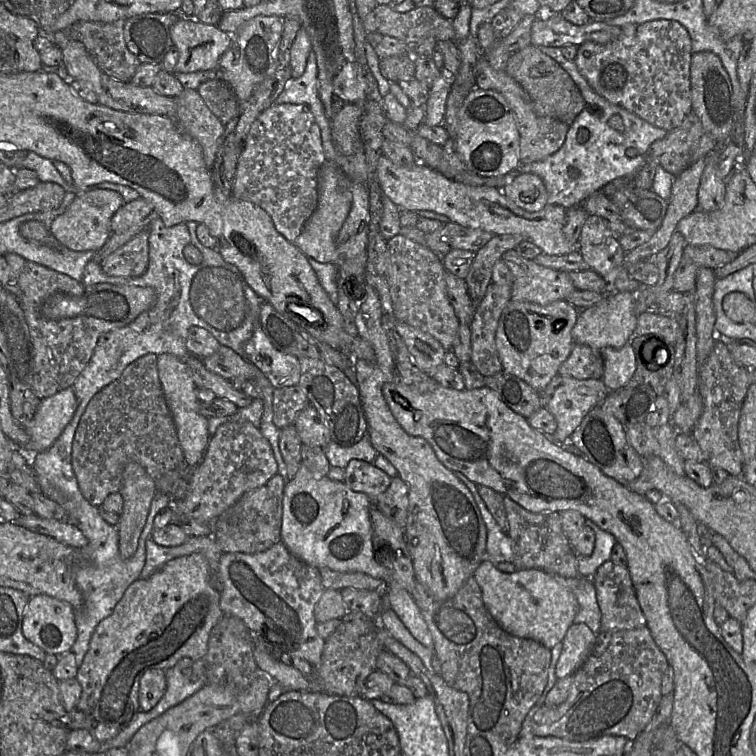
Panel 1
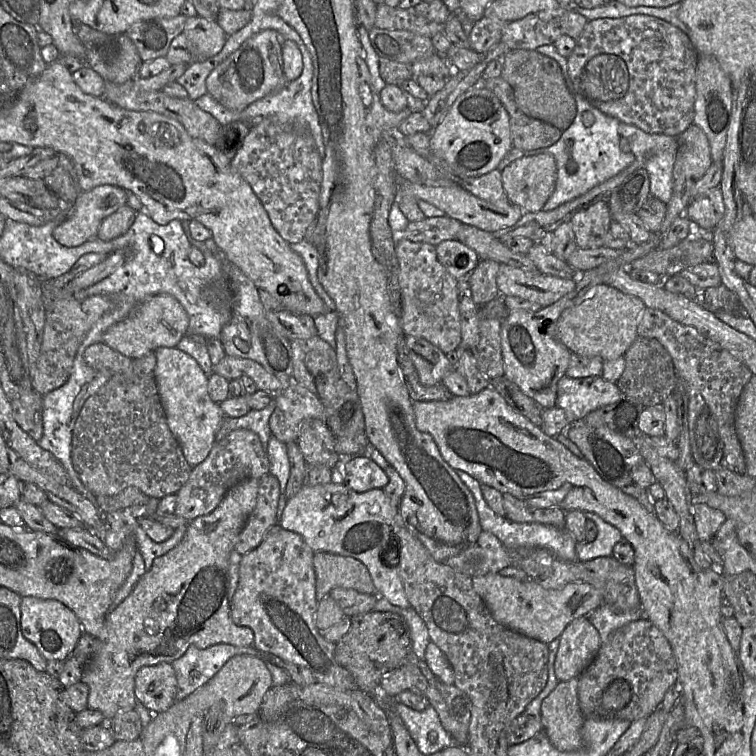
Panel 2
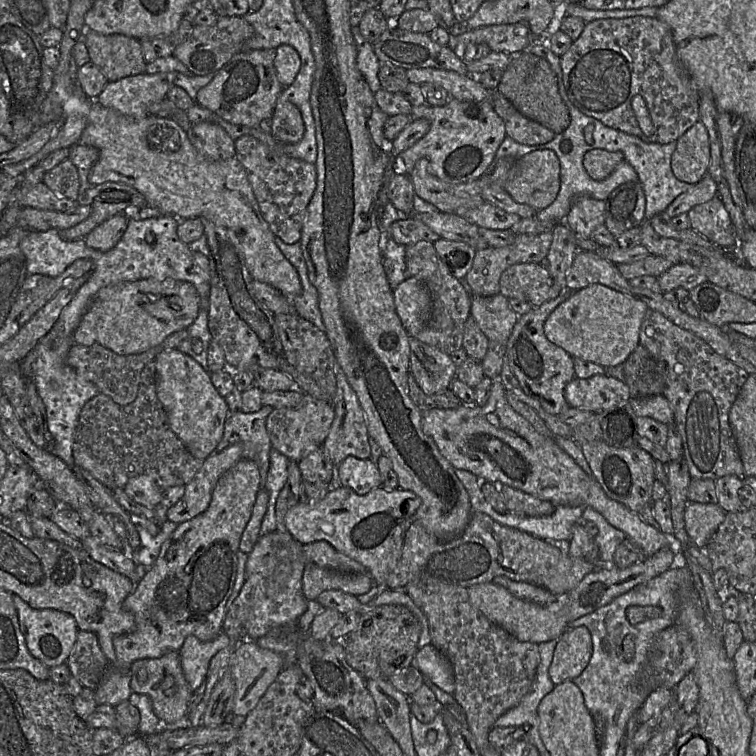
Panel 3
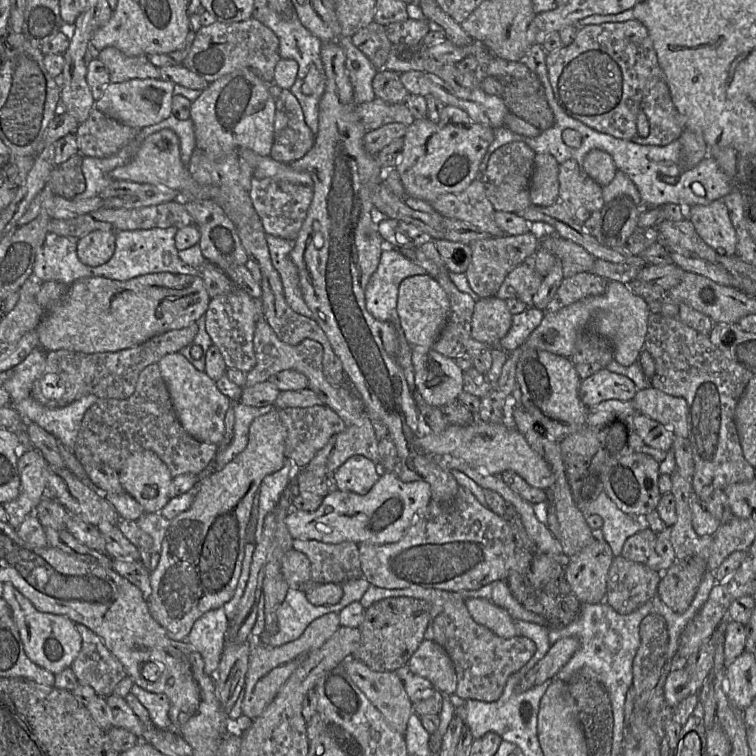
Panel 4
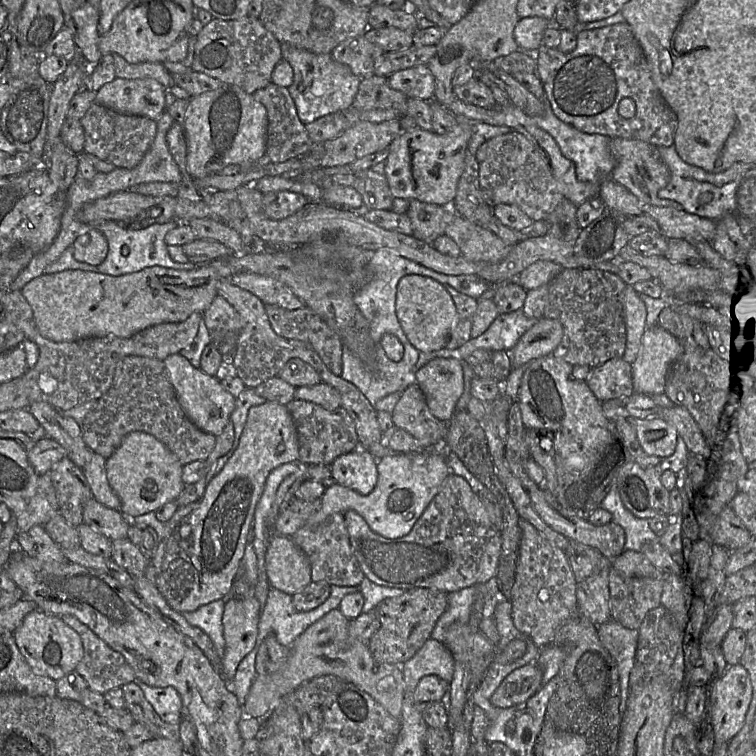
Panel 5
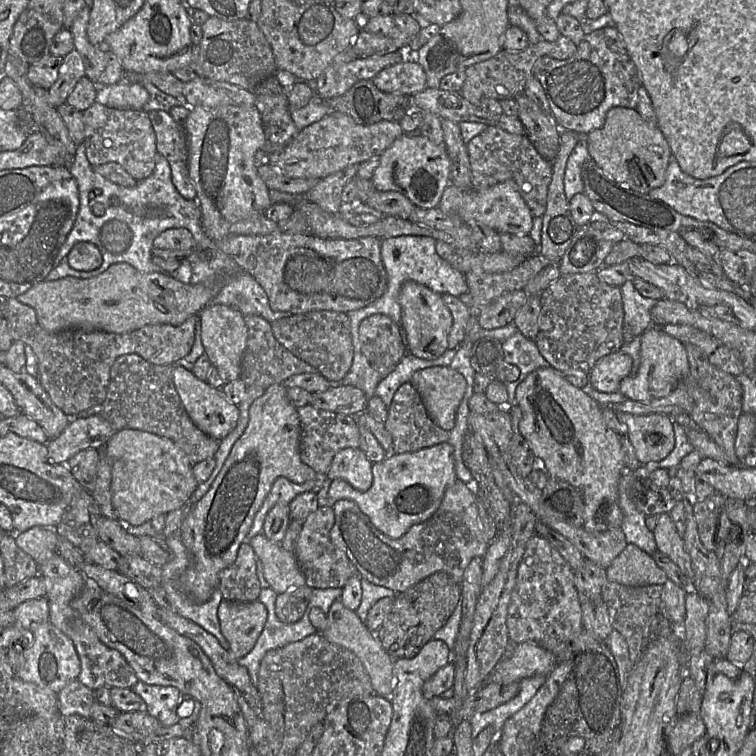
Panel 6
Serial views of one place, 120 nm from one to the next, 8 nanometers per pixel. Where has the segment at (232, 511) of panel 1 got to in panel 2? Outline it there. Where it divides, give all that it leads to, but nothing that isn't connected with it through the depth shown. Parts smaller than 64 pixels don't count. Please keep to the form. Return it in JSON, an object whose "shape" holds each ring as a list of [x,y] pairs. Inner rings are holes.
{"shape":[[[268,474],[259,479],[256,505],[249,515],[244,528],[240,532],[234,551],[245,555],[259,546],[265,533],[277,522],[277,509],[280,497],[278,479]]]}

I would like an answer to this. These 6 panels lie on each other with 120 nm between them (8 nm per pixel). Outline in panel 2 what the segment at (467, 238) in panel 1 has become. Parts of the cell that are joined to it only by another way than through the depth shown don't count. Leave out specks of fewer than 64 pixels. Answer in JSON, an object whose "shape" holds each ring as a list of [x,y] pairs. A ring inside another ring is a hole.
{"shape":[[[448,216],[424,218],[422,221],[409,222],[402,238],[412,242],[437,246],[443,241],[457,240],[462,223]]]}

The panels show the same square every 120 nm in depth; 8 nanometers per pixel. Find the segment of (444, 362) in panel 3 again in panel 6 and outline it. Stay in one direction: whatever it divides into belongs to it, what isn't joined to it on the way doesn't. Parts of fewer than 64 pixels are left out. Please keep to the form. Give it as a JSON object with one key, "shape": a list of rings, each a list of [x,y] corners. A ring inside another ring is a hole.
{"shape":[[[435,366],[416,371],[411,383],[420,394],[433,422],[450,432],[466,392],[464,376],[450,366]]]}

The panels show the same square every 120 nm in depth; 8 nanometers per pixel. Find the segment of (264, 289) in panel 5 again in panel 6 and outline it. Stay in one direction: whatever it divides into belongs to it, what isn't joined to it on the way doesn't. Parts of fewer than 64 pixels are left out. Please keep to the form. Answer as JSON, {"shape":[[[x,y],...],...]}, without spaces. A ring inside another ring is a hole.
{"shape":[[[246,271],[229,277],[230,279],[227,280],[227,283],[210,303],[234,307],[244,316],[261,316],[269,323],[292,314],[285,311],[274,311],[270,307],[264,288]]]}

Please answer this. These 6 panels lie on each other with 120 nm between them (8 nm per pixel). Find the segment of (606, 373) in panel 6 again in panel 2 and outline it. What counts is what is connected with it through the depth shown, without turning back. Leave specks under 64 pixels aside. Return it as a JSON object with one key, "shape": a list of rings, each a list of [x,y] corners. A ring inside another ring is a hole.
{"shape":[[[563,376],[557,384],[556,407],[562,408],[569,421],[574,424],[591,412],[619,401],[623,396],[617,383],[602,376]]]}

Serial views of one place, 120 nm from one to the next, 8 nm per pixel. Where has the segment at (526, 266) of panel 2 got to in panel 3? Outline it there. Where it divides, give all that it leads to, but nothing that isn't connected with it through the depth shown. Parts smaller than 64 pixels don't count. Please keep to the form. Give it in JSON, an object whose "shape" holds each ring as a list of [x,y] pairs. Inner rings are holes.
{"shape":[[[441,211],[432,213],[413,212],[411,217],[422,221],[441,238],[465,242],[476,251],[489,246],[480,236],[478,226],[455,213]]]}

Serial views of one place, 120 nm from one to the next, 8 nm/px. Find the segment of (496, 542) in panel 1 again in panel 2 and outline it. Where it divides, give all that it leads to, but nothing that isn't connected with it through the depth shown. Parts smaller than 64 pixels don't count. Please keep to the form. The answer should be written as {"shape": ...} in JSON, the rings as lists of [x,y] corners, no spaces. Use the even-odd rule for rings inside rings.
{"shape":[[[462,470],[455,471],[474,496],[482,529],[495,535],[506,548],[510,550],[546,549],[560,560],[567,562],[579,561],[576,554],[577,542],[566,528],[556,528],[551,525],[540,523],[518,523],[509,520],[507,517],[497,515],[489,507],[482,495],[482,484]]]}

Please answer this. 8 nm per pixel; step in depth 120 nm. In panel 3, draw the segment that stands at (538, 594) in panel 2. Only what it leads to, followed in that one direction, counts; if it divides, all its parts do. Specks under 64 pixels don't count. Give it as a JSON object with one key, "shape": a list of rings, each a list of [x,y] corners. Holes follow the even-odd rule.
{"shape":[[[666,546],[642,561],[625,568],[613,565],[598,567],[587,574],[572,590],[557,595],[556,601],[548,605],[539,605],[512,595],[506,588],[493,582],[470,586],[468,594],[471,603],[491,622],[500,626],[520,641],[542,643],[558,640],[570,628],[574,620],[594,612],[611,603],[615,598],[629,592],[641,583],[666,572],[677,563],[676,547]]]}

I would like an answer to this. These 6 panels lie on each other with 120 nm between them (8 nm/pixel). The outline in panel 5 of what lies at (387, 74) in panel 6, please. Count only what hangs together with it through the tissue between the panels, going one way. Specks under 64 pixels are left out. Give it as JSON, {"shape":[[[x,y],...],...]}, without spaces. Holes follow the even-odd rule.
{"shape":[[[426,65],[398,71],[387,80],[392,89],[402,92],[409,99],[430,101],[435,97],[435,78]]]}

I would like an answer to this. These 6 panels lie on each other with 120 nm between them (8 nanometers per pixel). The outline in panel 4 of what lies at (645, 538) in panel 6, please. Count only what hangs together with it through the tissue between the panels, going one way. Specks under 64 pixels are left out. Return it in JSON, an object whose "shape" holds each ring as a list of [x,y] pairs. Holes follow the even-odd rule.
{"shape":[[[604,491],[588,506],[585,514],[602,518],[603,526],[597,535],[609,544],[614,557],[621,555],[629,537],[647,528],[644,517],[623,512]]]}

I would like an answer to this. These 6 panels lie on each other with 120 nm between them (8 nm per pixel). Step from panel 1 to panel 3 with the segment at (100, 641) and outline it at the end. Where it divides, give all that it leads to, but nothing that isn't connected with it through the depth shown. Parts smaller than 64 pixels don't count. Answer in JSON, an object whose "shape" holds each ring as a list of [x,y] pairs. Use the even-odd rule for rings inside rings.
{"shape":[[[241,459],[219,478],[208,508],[196,517],[179,523],[164,541],[154,564],[123,601],[123,608],[134,615],[135,627],[132,631],[113,638],[116,658],[94,690],[97,705],[109,704],[116,707],[129,700],[132,694],[130,668],[135,660],[156,659],[168,652],[180,651],[189,635],[196,636],[201,641],[210,641],[223,632],[226,602],[236,578],[239,544],[251,517],[260,490],[259,484],[260,472],[256,463],[250,459]]]}

